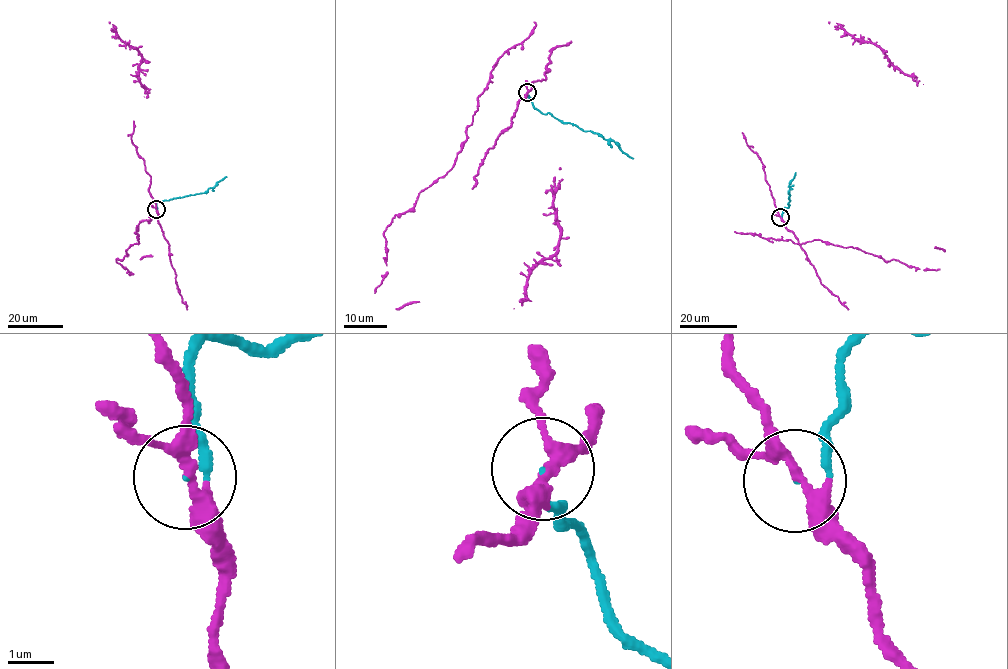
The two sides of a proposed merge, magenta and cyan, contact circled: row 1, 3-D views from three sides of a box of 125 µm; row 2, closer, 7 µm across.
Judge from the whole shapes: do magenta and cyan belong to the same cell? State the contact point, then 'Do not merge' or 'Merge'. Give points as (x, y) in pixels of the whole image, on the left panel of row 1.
Place: (156, 209). Merge

